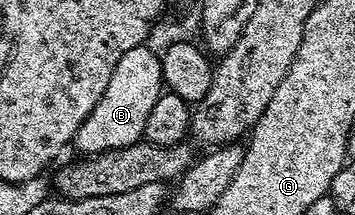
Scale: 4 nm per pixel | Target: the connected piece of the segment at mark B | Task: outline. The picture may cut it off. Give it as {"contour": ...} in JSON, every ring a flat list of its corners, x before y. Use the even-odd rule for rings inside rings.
{"contour":[[142,45,138,48,132,48,122,56,121,60,115,66,114,74,110,78,106,92,102,99,94,108,94,112,87,117,76,133,74,146,86,156,95,156,102,151,117,150,118,148,128,147,132,143,141,141,144,136,146,119,150,116,150,111,154,104,160,99,164,90,163,78,161,76,160,57,156,52,152,52,149,45]]}

